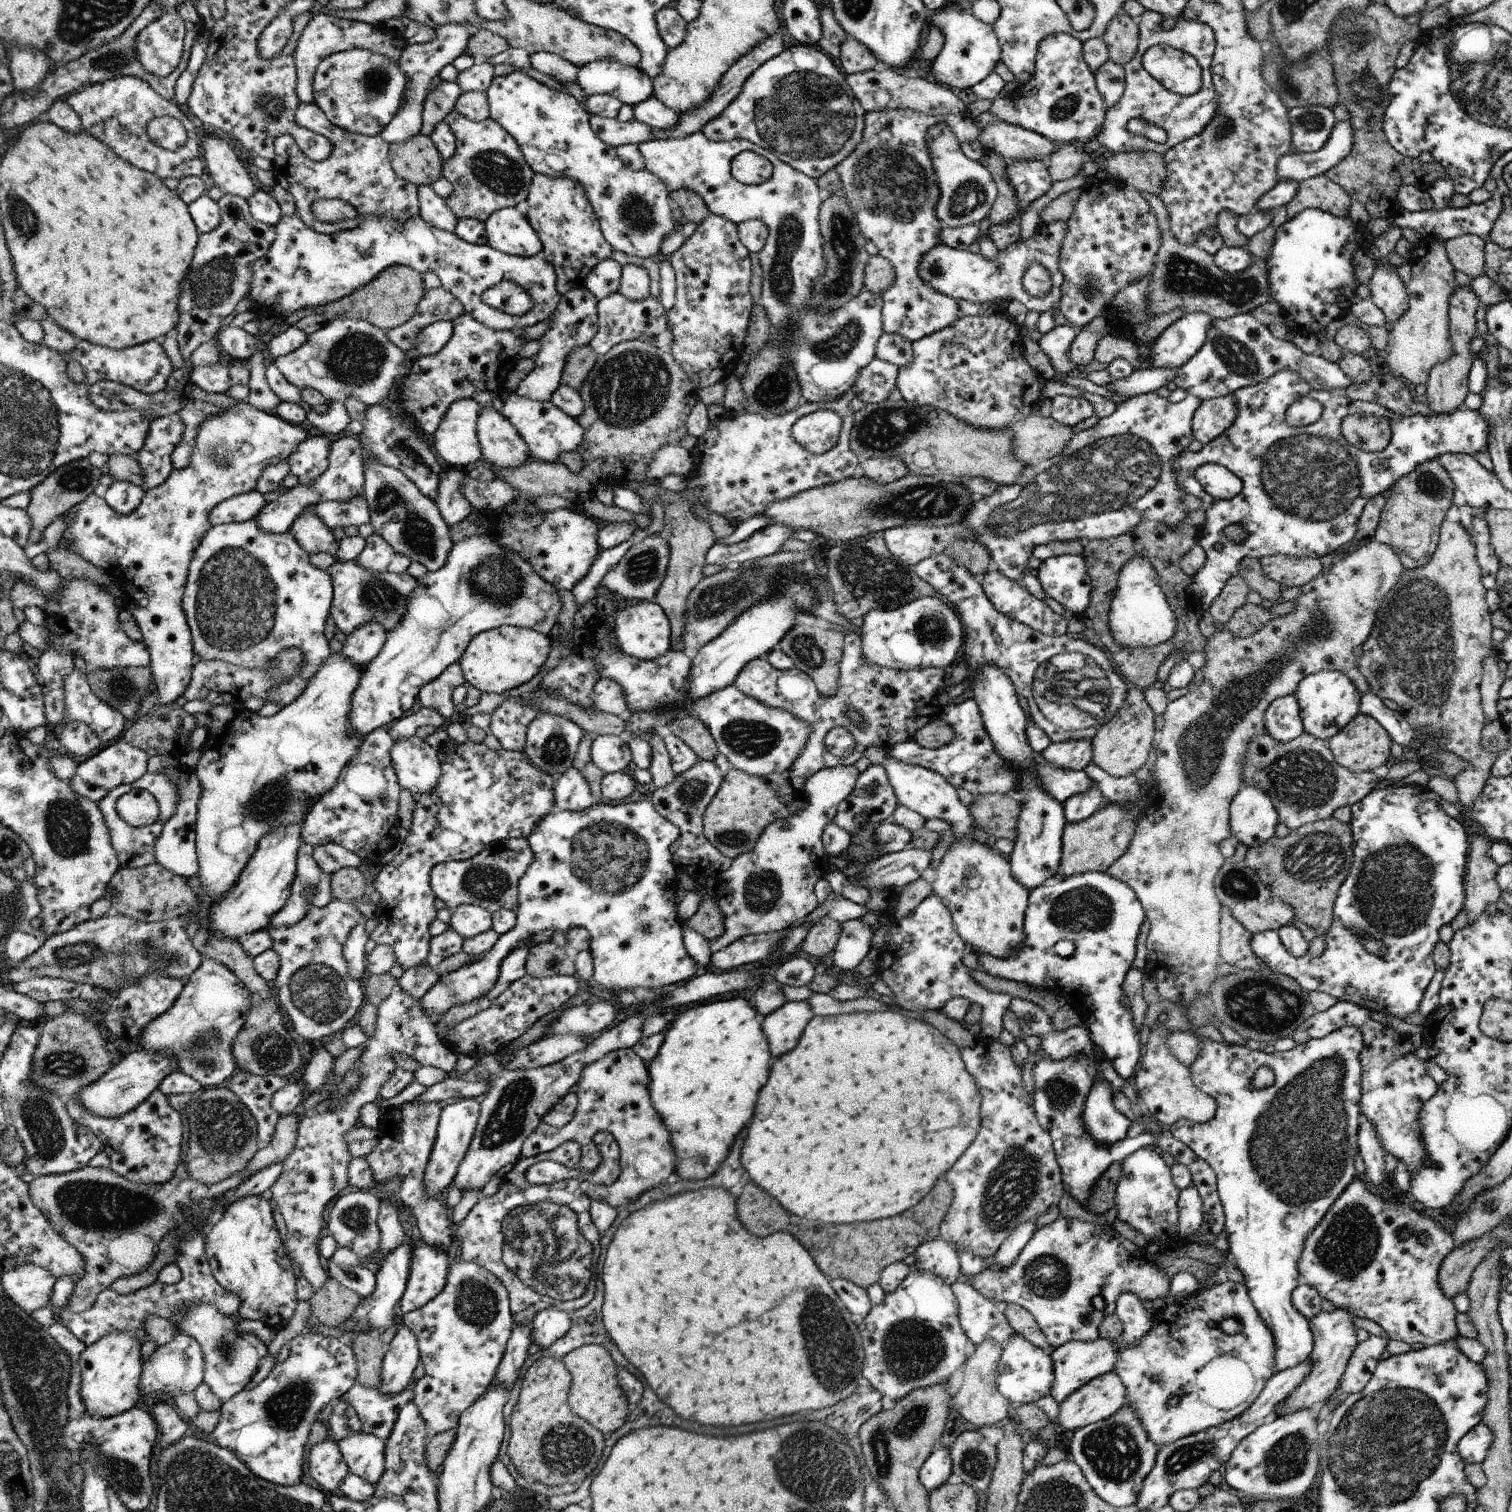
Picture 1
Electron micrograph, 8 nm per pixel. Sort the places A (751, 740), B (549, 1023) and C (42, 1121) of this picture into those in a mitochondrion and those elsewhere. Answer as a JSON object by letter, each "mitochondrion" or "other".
{"A":"mitochondrion","B":"other","C":"mitochondrion"}

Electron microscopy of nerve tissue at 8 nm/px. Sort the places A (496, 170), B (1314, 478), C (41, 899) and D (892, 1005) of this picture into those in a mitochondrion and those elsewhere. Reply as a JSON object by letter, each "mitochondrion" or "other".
{"A":"mitochondrion","B":"mitochondrion","C":"other","D":"other"}

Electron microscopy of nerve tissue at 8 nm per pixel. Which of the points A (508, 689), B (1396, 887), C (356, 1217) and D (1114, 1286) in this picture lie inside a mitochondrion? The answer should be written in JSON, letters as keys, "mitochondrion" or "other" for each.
{"A":"other","B":"mitochondrion","C":"mitochondrion","D":"other"}

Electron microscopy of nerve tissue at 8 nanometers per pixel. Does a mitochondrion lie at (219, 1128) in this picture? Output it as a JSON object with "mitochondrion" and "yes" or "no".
{"mitochondrion":"yes"}

